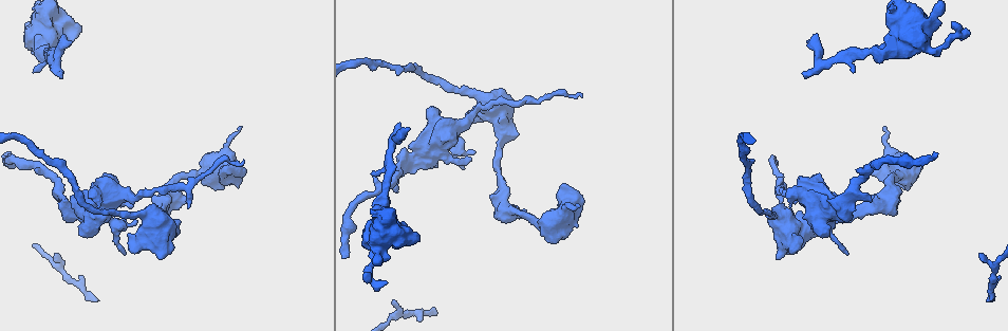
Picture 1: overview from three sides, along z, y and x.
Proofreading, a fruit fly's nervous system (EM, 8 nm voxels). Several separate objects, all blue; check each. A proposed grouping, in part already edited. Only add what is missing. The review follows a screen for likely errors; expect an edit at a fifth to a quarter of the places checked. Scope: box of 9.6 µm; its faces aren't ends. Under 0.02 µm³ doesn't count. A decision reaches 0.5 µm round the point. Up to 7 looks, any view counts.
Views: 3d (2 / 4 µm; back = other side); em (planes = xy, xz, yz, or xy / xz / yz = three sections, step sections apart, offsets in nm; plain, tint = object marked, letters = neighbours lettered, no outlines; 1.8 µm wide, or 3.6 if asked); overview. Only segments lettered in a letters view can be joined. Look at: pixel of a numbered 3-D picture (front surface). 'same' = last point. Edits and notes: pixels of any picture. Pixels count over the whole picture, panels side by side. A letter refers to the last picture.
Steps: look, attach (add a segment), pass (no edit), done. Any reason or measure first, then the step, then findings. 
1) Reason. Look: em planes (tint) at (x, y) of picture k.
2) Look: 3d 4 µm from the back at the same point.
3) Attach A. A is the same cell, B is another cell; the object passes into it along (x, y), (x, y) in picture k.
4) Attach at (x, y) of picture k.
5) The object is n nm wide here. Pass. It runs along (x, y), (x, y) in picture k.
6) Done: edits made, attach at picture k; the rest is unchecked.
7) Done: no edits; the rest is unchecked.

An open end. Look: 3d 4 µm at (951, 23) of picture 1.

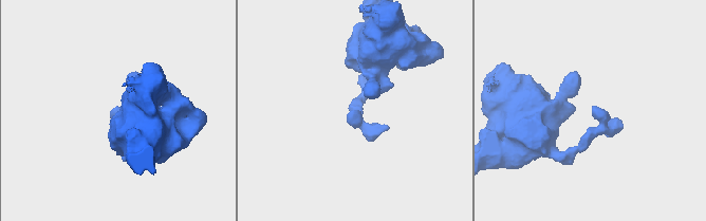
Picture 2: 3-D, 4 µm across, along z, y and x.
Look: em xz step 4 (letters) at (592, 107) of picture 2.

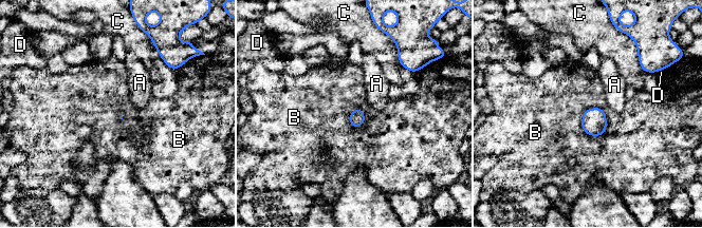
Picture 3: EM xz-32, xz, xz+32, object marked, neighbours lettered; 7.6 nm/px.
Look: em planes (letters) at the same point.

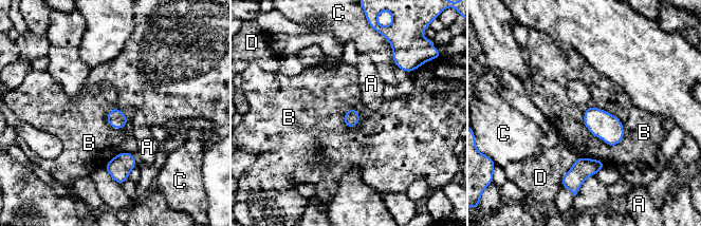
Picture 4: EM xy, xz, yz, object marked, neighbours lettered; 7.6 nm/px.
The object is 120 nm wide here. Pass. A, B, C and D are other cells; no lettered segment goes on from it.

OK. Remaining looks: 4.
Tapers out. Look: 3d 2 µm at (978, 254) of picture 1.

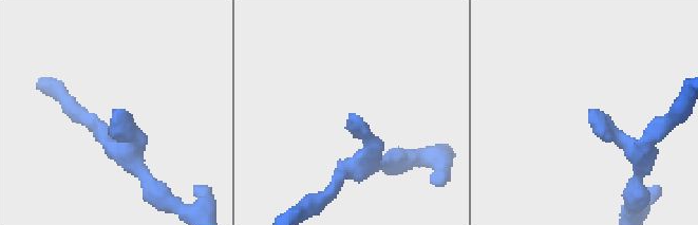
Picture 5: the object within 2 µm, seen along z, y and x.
Look: em 3.6 µm yz step 16 (letters) at (352, 118) of picture 5.

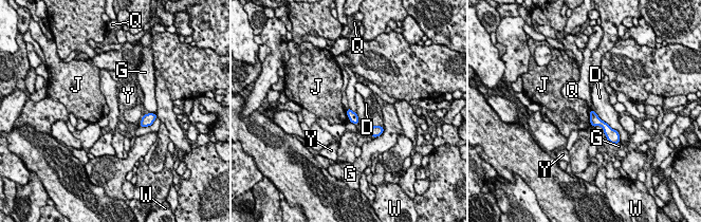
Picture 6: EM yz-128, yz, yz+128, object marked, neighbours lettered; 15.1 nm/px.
Cut it another way. Look: em 3.6 µm planes (letters) at the same point.

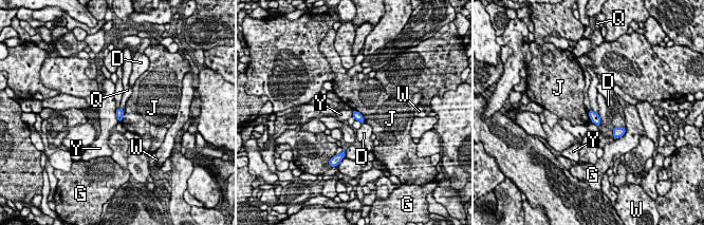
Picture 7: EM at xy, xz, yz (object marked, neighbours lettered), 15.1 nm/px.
The object is 130 nm wide here. Pass. D, G, J, Q, W and Y are other cells; a border runs along (353, 109), (362, 115), (365, 122) in picture 7; no lettered segment goes on from it.

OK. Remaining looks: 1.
Branch stops here. Look: em xz step 4 (letters) at (98, 299) of picture 1.

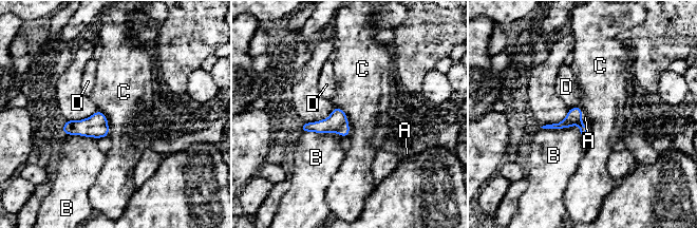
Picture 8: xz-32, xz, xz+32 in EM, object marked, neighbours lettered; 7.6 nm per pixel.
Attach A. A is the same cell, B, C and D are other cells; the object passes into it along (573, 116), (582, 121), (585, 117) in picture 8; it goes on there.

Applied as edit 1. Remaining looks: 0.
Done: edits made, attach at picture 8; the rest is unchecked.

